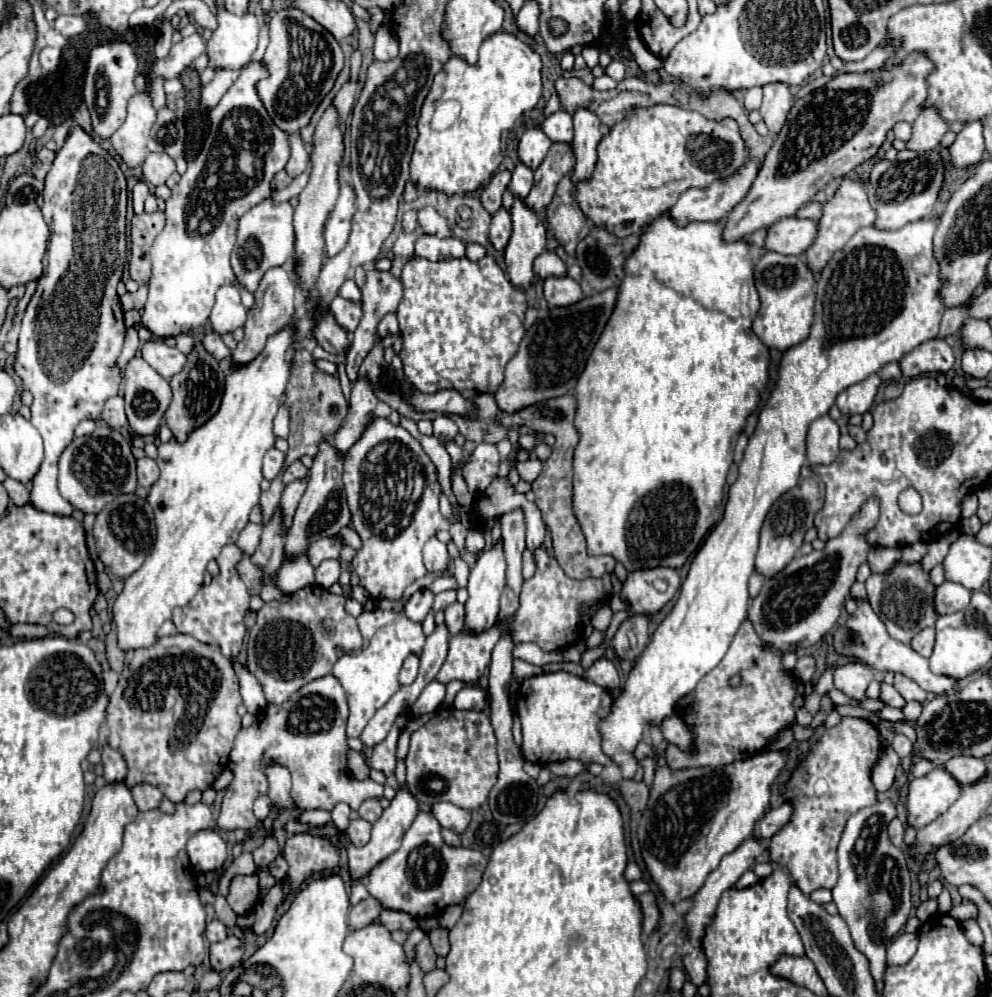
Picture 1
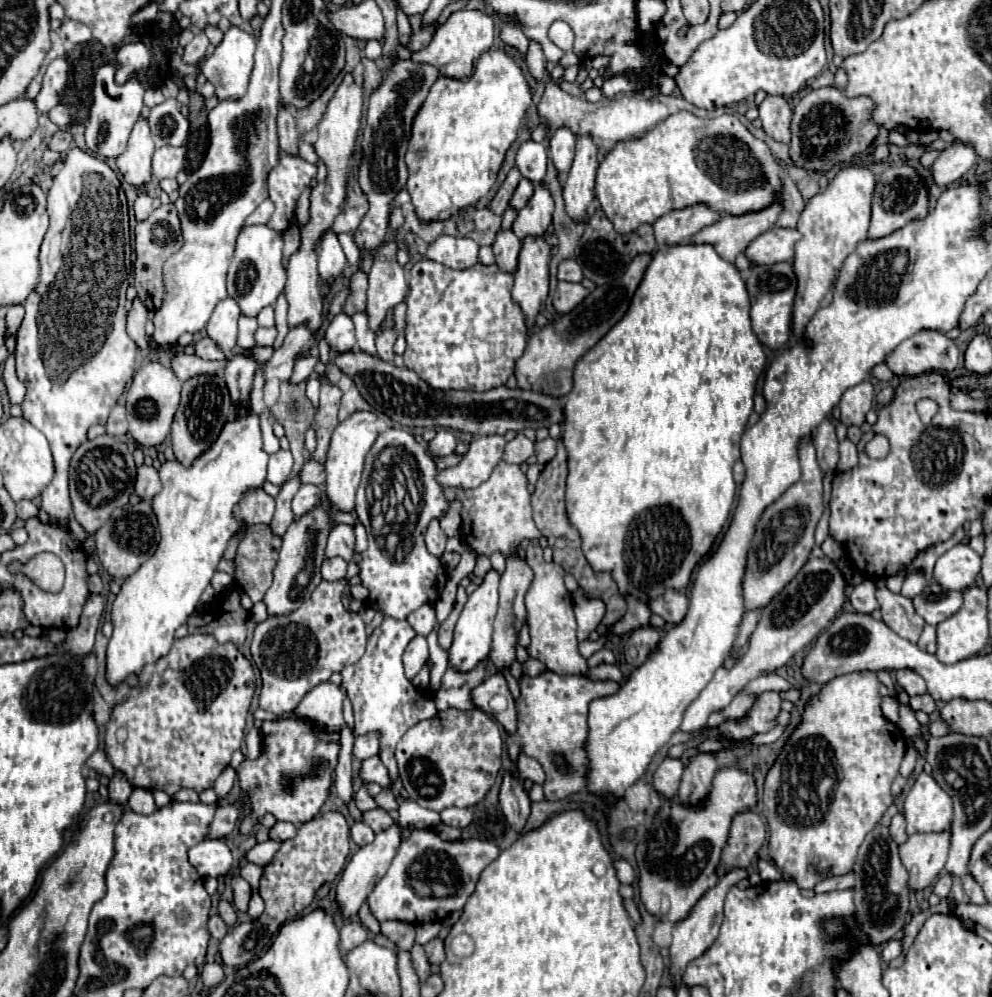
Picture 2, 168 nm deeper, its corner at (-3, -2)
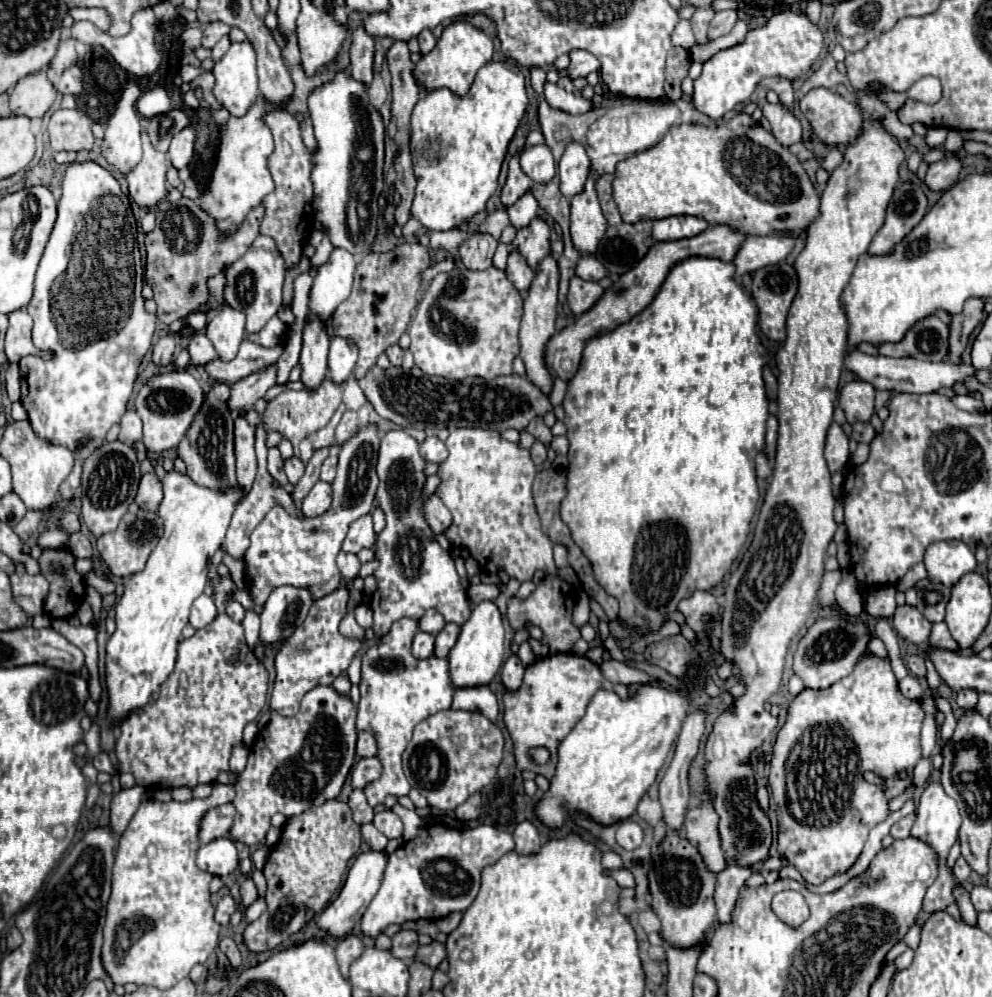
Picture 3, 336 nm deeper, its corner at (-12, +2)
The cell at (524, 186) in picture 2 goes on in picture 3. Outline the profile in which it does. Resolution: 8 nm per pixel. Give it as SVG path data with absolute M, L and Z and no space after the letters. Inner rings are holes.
M526 193L508 209L508 217L516 229L522 229L536 217L536 211L538 211L538 203L536 203L534 195Z

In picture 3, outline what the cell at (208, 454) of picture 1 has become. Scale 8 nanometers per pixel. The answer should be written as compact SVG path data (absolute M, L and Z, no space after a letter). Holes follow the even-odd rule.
M170 471L162 481L164 497L158 505L158 517L164 523L164 533L154 551L150 553L144 571L134 573L126 583L124 595L116 605L116 631L106 643L106 687L108 687L108 719L112 725L124 721L130 713L148 705L152 693L170 677L176 663L176 647L180 643L180 633L188 623L188 613L194 603L204 593L208 585L206 573L210 567L210 557L222 547L226 527L234 513L234 503L240 497L240 487L230 487L226 493L200 487L188 475Z

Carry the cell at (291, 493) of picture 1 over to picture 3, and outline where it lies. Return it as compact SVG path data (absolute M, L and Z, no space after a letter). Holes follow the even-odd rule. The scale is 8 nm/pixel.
M318 481L306 499L300 503L300 509L306 517L318 517L330 509L332 503L332 485Z

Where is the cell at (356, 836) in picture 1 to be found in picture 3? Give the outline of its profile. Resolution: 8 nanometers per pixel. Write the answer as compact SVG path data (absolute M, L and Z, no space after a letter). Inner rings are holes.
M372 823L362 825L362 837L374 851L384 851L386 845L388 845L388 839Z

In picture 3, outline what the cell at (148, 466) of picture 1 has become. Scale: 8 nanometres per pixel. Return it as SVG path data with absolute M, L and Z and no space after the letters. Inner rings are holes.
M146 473L140 479L140 487L136 493L136 503L140 509L146 511L156 511L158 503L162 499L162 483L154 473Z

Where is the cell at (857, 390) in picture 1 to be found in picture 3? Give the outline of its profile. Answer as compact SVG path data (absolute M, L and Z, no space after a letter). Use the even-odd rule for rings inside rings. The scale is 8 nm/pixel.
M850 381L842 387L838 401L848 423L870 421L874 413L874 387L864 381Z

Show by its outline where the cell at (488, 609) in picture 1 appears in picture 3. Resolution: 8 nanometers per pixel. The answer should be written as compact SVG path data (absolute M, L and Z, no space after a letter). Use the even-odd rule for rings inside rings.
M482 601L474 607L472 617L462 625L460 637L448 655L448 675L452 689L488 685L504 663L504 625L494 601Z

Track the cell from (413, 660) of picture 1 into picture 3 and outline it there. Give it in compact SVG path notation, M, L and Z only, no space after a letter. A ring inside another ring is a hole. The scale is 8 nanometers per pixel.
M418 629L414 635L414 643L412 643L412 655L418 659L432 657L434 655L434 635Z

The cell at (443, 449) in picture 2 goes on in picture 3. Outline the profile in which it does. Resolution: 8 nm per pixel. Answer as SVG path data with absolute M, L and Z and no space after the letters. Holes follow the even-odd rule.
M428 435L422 443L420 443L420 451L422 451L422 457L430 463L442 463L448 455L446 451L446 445L436 437L436 435Z

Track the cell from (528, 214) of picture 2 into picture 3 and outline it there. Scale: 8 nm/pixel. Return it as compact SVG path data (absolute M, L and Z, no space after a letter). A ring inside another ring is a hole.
M536 217L530 221L530 225L522 227L512 241L512 249L526 259L532 271L536 271L538 263L550 255L550 227L546 221Z

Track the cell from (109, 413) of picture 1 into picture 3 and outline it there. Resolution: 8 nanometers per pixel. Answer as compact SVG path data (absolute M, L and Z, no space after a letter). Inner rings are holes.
M126 411L126 415L122 417L118 439L126 445L134 445L136 441L142 439L142 421L138 419L136 411Z

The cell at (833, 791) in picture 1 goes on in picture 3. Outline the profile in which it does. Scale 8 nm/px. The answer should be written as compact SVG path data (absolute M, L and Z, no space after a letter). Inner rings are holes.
M866 655L862 657L862 663L856 663L854 671L840 679L838 683L834 683L832 687L828 689L804 689L802 693L798 693L792 703L788 705L788 713L786 713L786 723L782 725L782 729L778 731L778 737L776 737L776 743L774 743L774 757L772 757L772 769L770 769L770 789L772 789L772 799L776 799L776 805L778 805L778 853L782 859L786 859L790 865L794 865L800 875L812 883L812 885L820 885L824 883L826 879L838 875L838 873L844 873L848 871L854 861L858 859L858 855L862 853L862 847L868 839L868 831L878 825L880 821L884 821L888 817L888 805L892 797L896 795L902 795L910 785L912 785L912 771L914 771L914 765L920 761L922 757L922 747L920 747L920 729L922 729L922 721L924 721L926 713L920 705L918 699L908 699L900 693L898 689L898 679L894 677L892 673L892 667L890 667L890 659L882 659L882 657L876 657L876 655ZM882 769L882 777L888 781L888 791L880 791L876 785L868 783L864 779L864 771L878 771ZM898 771L908 771L908 779L896 779L896 773Z

